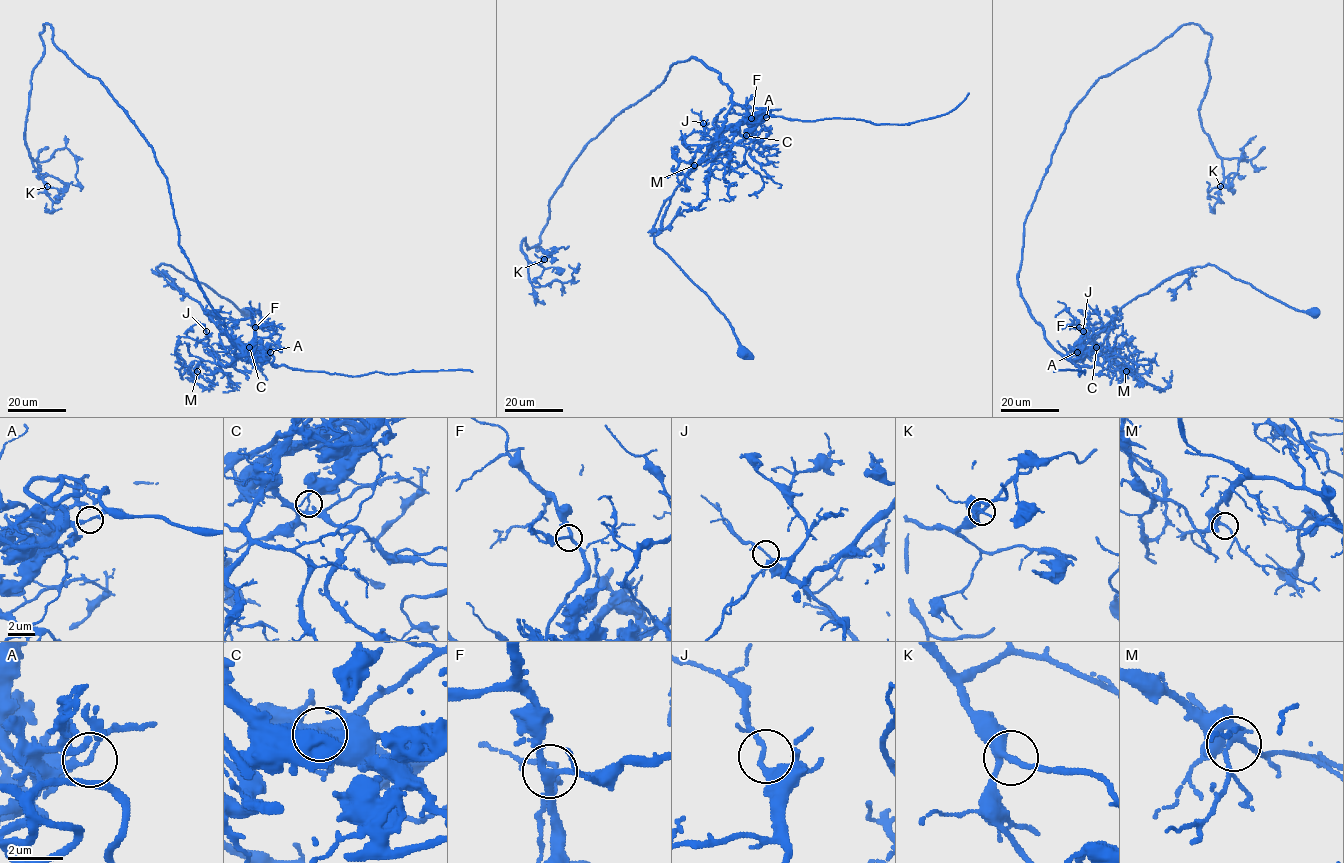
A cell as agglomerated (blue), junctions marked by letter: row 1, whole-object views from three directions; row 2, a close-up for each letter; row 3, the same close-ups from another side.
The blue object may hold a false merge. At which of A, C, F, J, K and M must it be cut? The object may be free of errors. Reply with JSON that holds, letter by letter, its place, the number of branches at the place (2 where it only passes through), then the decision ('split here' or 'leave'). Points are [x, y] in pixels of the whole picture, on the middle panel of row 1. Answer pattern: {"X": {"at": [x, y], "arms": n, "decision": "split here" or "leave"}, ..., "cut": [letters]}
{"A": {"at": [766, 117], "arms": 3, "decision": "leave"}, "C": {"at": [746, 135], "arms": 3, "decision": "split here"}, "F": {"at": [751, 118], "arms": 3, "decision": "leave"}, "J": {"at": [703, 123], "arms": 2, "decision": "leave"}, "K": {"at": [544, 259], "arms": 3, "decision": "leave"}, "M": {"at": [694, 165], "arms": 3, "decision": "leave"}, "cut": ["C"]}

